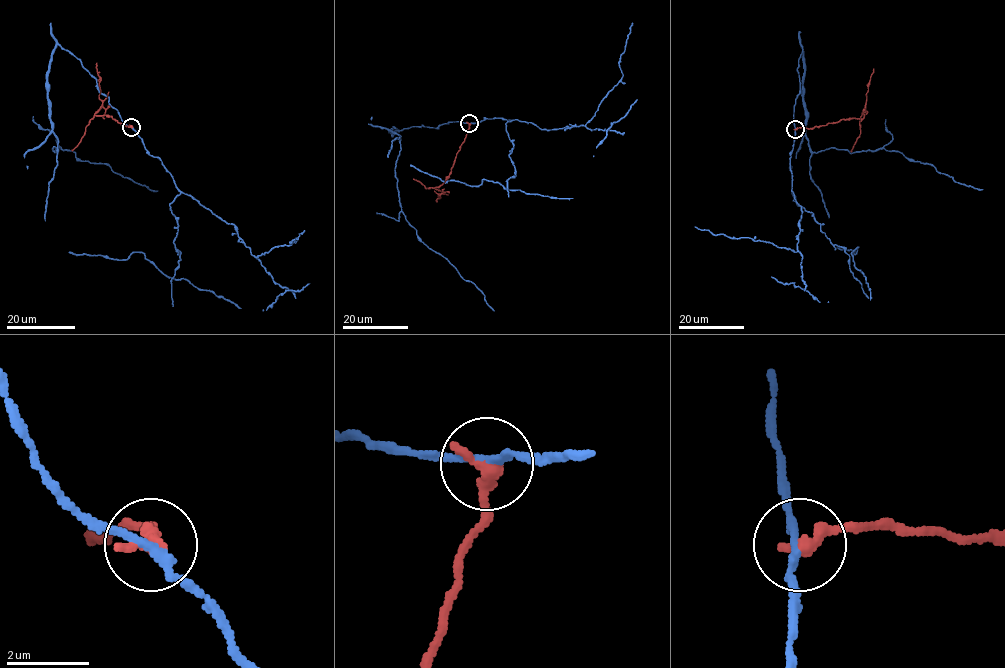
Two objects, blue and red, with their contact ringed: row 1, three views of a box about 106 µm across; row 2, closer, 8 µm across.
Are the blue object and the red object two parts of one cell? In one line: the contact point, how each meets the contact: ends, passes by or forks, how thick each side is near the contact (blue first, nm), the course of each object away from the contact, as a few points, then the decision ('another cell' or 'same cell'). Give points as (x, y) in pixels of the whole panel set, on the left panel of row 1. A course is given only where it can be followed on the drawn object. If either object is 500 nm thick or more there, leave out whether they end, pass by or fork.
at (131, 127); blue passes by; red ends there; 190 nm thick on the blue side, 400 nm on the other; blue runs (131, 126), (82, 62), (57, 44), (47, 75), (58, 151), (52, 148), (107, 163), (158, 190); red runs (131, 126), (119, 123), (112, 116), (95, 114), (102, 103), (99, 98), (96, 62); another cell

